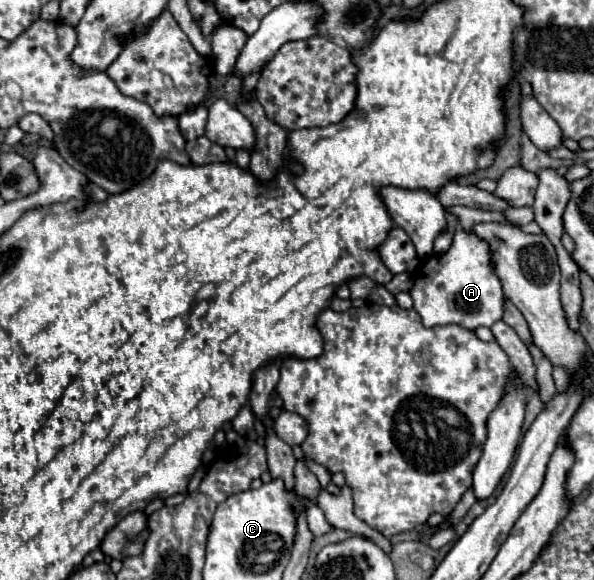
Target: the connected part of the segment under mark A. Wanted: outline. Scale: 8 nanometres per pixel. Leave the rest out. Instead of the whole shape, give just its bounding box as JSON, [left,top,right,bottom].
[409,230,505,330]

